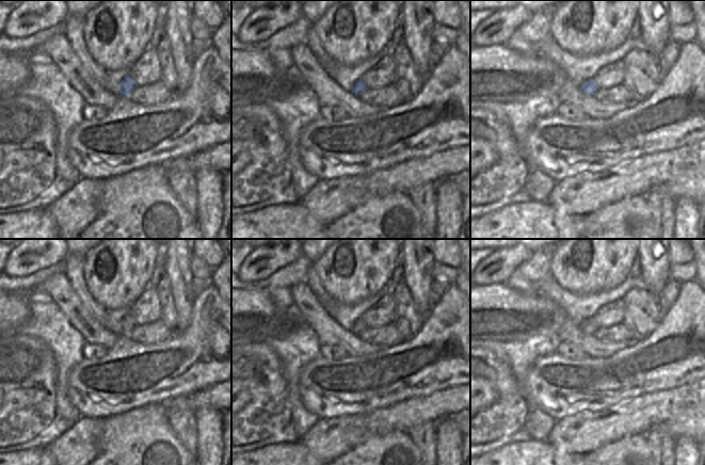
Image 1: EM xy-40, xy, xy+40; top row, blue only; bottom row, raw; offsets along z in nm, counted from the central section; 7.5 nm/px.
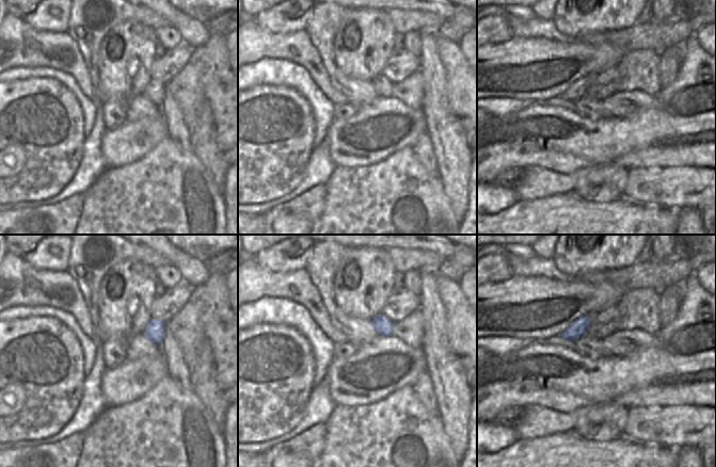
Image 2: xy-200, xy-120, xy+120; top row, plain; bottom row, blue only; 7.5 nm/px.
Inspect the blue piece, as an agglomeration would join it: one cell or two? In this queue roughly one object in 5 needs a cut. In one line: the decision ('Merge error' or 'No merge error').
No merge error

